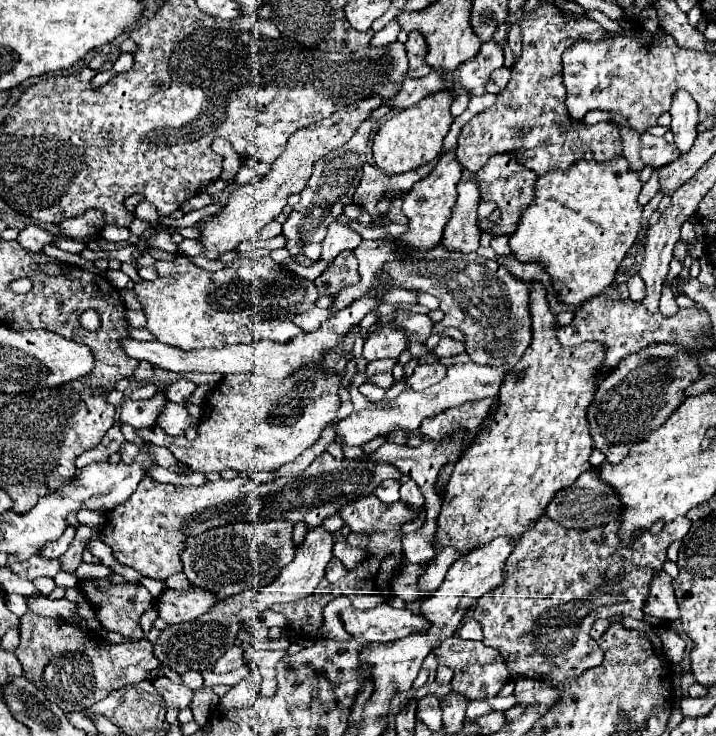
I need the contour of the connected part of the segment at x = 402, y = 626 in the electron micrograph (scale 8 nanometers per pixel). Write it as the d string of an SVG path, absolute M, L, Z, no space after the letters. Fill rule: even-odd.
M388 603L368 611L348 607L340 613L340 617L344 621L344 629L350 635L376 643L392 643L408 637L410 633L430 629L430 621L426 621L420 613L412 613L410 609L396 609Z

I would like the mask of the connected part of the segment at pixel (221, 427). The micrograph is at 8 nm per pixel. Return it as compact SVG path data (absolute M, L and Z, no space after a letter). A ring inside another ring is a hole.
M344 339L336 349L326 349L322 361L312 367L300 367L286 379L266 379L260 375L230 375L212 385L202 405L202 419L198 437L184 441L164 433L154 425L140 429L140 437L146 441L170 449L176 459L192 471L224 471L236 469L244 473L272 471L284 463L294 461L304 449L308 449L320 437L322 429L338 415L340 387L350 387L356 377L356 357L346 359L344 375L338 375L336 365L344 357Z

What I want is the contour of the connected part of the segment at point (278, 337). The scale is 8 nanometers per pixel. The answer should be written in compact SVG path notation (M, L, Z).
M252 319L248 323L248 329L254 339L274 339L278 343L290 341L290 337L298 337L304 331L294 325L292 321L262 321L262 319Z

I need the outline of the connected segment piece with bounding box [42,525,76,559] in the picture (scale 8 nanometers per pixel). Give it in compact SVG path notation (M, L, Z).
M70 525L70 527L62 533L62 537L58 537L56 541L46 543L46 547L42 547L42 555L44 555L44 557L50 557L50 559L60 557L62 553L66 553L66 549L68 549L68 545L72 543L74 535L76 535L76 527Z

